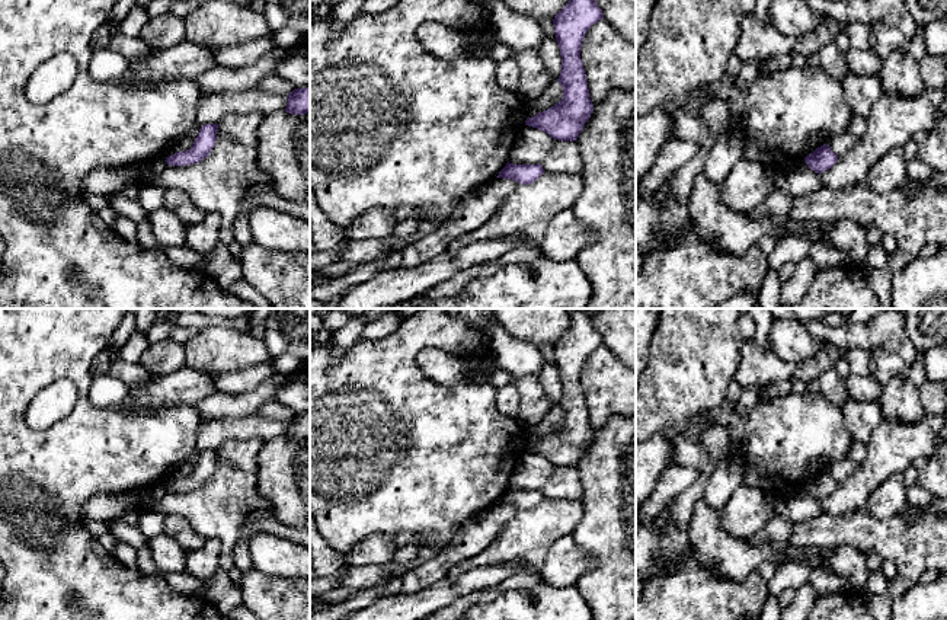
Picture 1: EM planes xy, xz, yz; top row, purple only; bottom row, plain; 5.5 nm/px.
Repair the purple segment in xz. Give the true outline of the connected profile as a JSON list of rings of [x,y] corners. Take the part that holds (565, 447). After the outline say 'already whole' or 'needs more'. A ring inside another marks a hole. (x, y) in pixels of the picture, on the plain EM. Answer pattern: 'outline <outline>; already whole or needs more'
outline [[[580,309],[567,311],[569,327],[553,345],[562,381],[557,409],[563,413],[563,425],[534,444],[528,442],[525,451],[547,458],[553,466],[576,467],[594,437],[580,374],[589,354],[604,345],[604,341],[588,313]]]; already whole

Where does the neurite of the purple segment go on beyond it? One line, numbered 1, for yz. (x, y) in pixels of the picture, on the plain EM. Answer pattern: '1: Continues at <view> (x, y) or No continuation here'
1: No continuation here

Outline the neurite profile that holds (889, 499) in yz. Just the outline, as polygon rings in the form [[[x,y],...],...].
[[[903,473],[892,474],[870,495],[866,509],[879,521],[900,515],[911,508],[906,489]]]

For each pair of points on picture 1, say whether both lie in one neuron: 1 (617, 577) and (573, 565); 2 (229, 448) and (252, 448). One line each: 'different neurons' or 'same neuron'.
1: different neurons
2: same neuron

